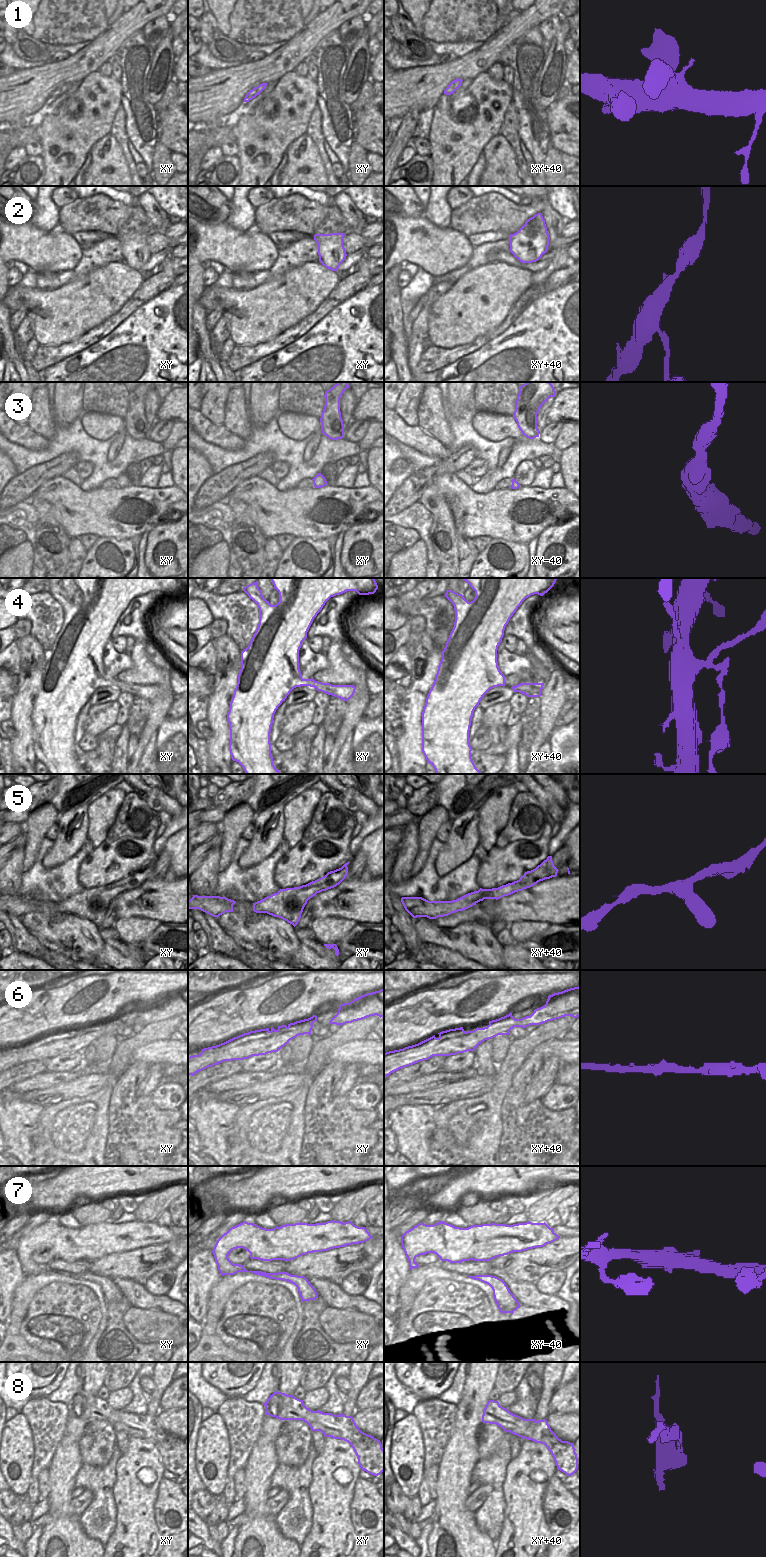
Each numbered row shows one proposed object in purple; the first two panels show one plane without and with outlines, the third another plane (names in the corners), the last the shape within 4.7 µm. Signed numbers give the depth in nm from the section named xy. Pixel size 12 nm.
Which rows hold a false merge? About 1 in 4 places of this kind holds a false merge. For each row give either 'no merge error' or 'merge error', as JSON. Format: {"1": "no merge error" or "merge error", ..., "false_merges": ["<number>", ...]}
{"1": "no merge error", "2": "no merge error", "3": "no merge error", "4": "no merge error", "5": "no merge error", "6": "no merge error", "7": "no merge error", "8": "merge error", "false_merges": ["8"]}

